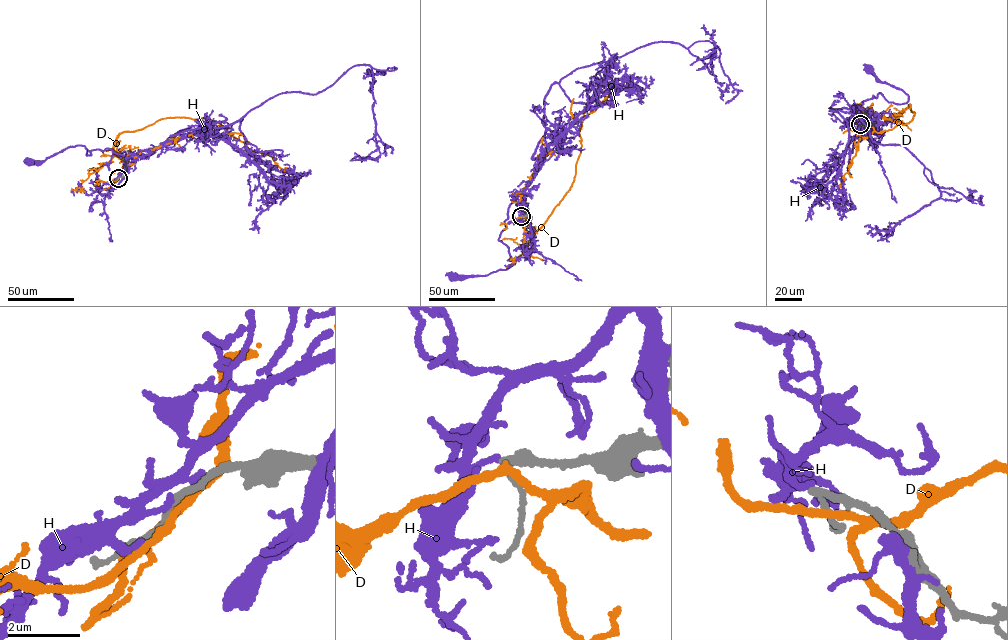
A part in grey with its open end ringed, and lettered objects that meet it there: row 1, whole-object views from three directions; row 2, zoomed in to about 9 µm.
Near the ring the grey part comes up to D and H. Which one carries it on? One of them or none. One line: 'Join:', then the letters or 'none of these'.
Join: none of these

